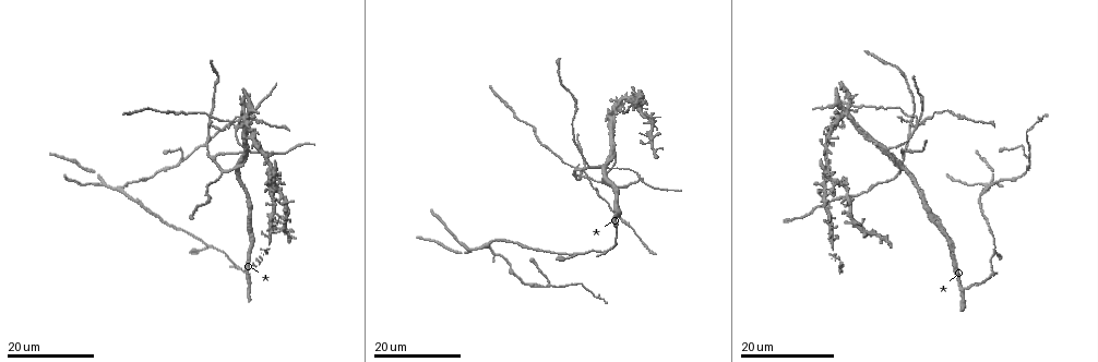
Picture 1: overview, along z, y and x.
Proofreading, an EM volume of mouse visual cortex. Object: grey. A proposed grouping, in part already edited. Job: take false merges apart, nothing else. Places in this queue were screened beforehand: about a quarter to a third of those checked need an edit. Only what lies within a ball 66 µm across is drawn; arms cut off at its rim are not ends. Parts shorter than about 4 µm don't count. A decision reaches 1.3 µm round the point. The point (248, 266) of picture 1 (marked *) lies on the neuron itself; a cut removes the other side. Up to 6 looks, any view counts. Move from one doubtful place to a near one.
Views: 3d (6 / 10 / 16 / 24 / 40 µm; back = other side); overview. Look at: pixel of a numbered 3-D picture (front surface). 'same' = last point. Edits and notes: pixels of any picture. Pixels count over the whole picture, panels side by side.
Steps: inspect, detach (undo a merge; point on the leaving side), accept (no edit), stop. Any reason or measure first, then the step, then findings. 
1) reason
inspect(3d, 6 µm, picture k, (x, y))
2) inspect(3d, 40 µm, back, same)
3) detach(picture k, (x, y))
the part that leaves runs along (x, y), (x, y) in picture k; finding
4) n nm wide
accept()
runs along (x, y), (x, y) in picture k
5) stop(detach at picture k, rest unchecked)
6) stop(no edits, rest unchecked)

inspect(3d, 24 µm, picture 1, (489, 245))

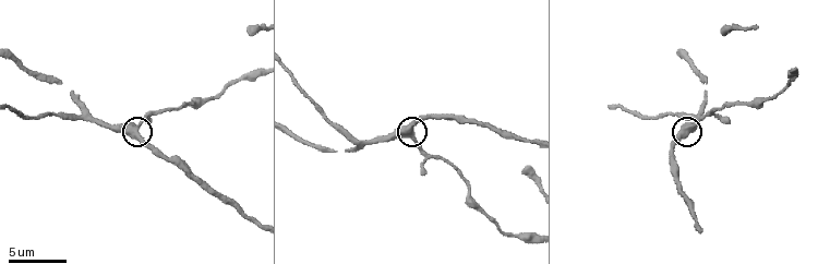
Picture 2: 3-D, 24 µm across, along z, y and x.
inspect(3d, 10 µm, picture 2, (408, 137))

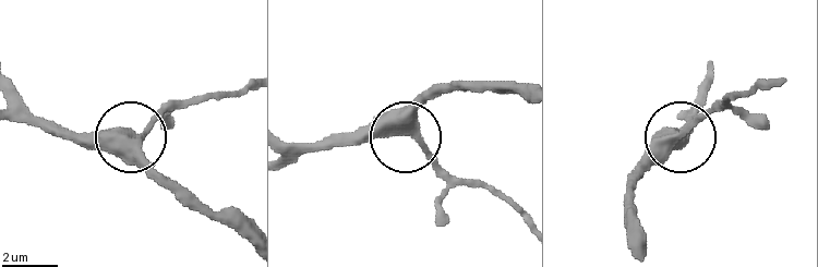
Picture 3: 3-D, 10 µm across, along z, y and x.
side arm 22 µm
accept()
all the same neuron

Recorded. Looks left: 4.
inspect(3d, 24 µm, picture 1, (889, 146))

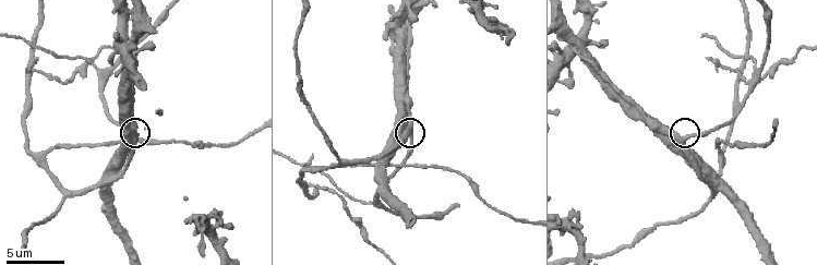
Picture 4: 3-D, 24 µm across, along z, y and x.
inspect(3d, 10 µm, picture 4, (682, 139))

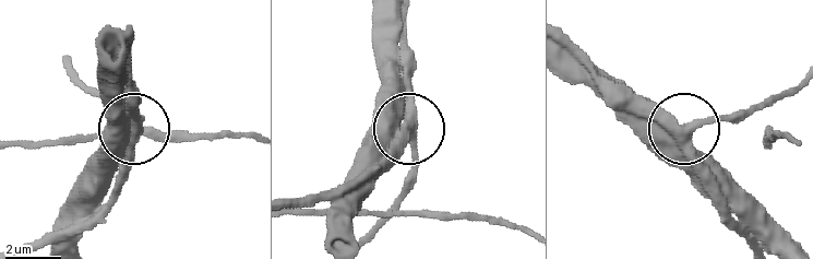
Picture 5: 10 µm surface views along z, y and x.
accept()
runs along (777, 245), (763, 216), (690, 139), (692, 130), (746, 114) in picture 5; one neuron here

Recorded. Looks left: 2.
inspect(3d, 10 µm, picture 4, (371, 156))

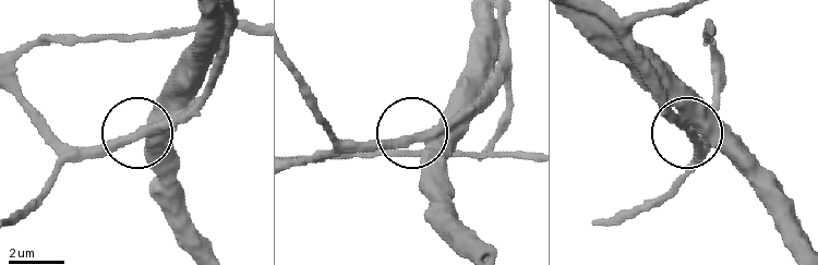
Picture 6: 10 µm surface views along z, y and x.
inspect(3d, 10 µm, back, picture 6, (142, 135))

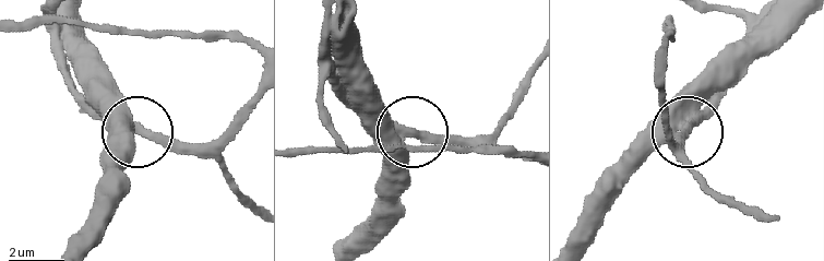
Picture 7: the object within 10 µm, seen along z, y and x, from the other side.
accept()
runs along (572, 233), (646, 155), (689, 134), (682, 149) in picture 7; one neuron here

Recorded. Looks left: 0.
stop(no edits, rest unchecked)

